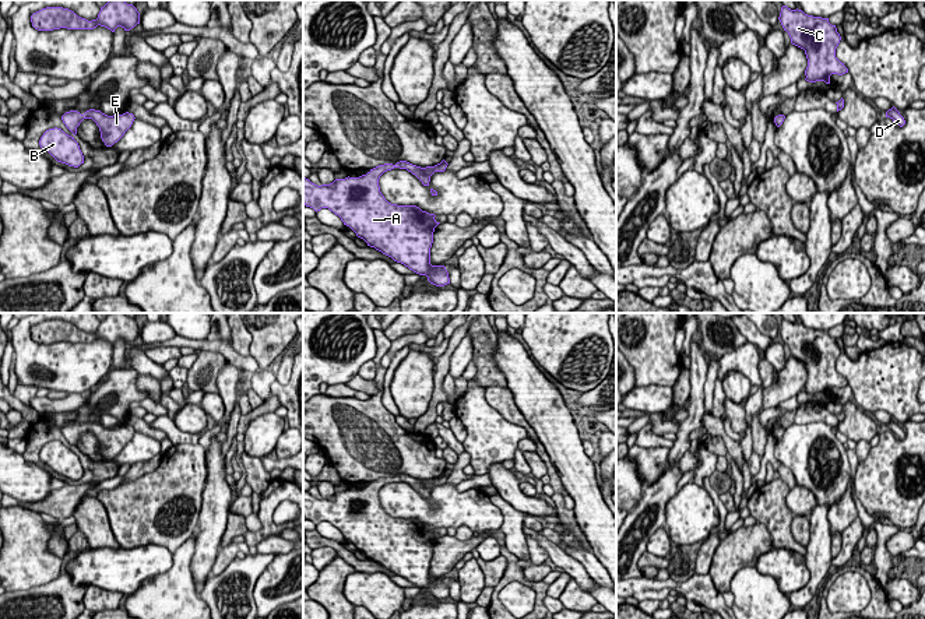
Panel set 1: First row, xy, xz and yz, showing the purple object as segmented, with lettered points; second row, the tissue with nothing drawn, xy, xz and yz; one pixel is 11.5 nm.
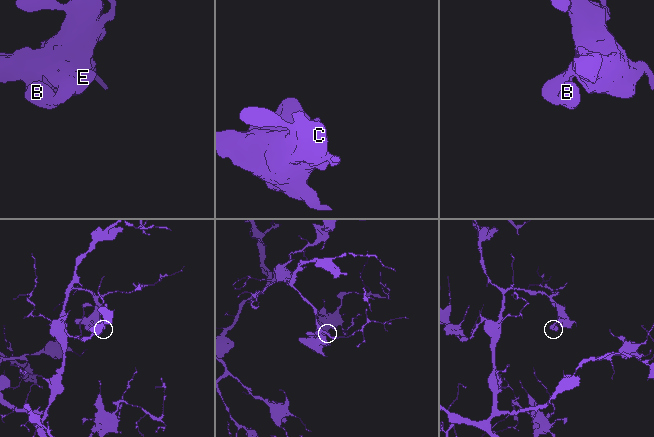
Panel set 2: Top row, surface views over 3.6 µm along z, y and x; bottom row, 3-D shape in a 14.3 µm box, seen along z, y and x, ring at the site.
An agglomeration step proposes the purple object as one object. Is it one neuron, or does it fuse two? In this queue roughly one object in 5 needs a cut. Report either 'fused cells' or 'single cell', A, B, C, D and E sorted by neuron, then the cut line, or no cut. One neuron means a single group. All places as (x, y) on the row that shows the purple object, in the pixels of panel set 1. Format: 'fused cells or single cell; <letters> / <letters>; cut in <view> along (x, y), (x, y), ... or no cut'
single cell; A B C D E; no cut

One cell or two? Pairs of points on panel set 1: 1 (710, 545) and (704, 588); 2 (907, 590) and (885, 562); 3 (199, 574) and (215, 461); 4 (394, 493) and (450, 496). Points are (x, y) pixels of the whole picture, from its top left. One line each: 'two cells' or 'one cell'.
1: two cells
2: two cells
3: one cell
4: one cell

